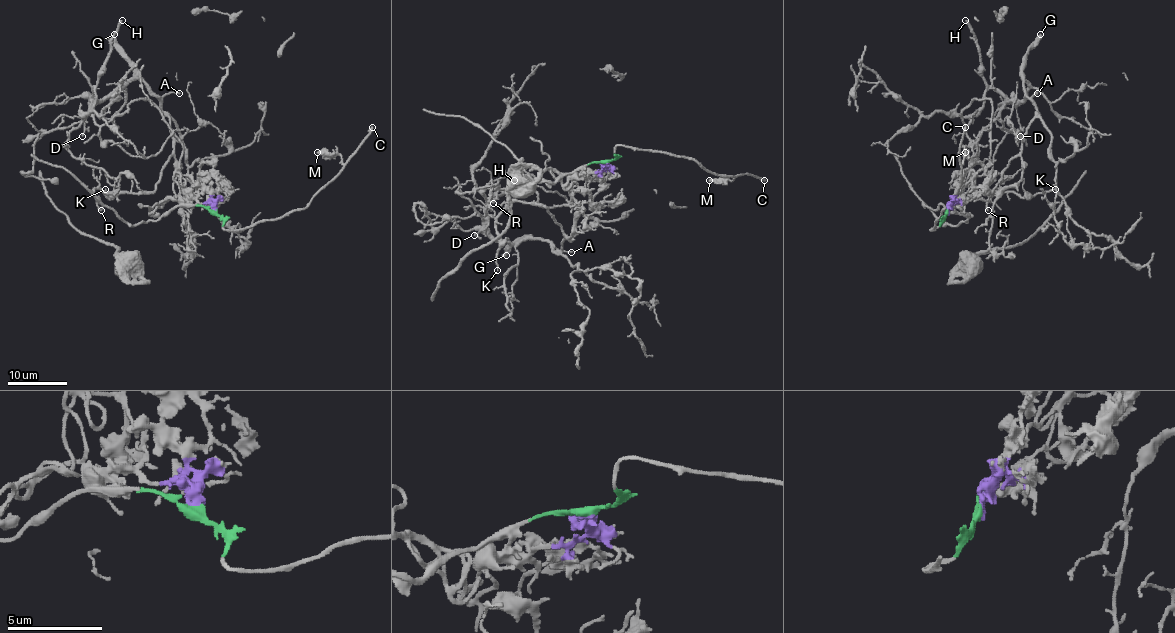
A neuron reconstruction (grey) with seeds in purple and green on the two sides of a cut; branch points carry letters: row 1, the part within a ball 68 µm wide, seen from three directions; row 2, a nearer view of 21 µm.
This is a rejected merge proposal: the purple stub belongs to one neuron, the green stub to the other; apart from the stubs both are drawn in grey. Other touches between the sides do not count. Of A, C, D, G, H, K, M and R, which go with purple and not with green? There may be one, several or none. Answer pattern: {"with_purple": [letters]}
{"with_purple": ["A", "D", "G", "H", "K", "R"]}

